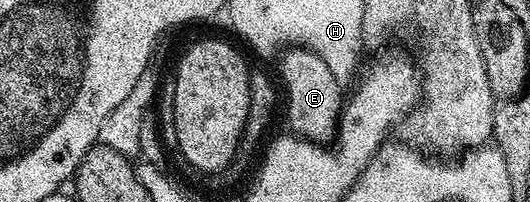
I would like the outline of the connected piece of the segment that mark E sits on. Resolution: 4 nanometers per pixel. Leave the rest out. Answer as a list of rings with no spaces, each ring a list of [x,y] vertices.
[[[294,46],[286,49],[280,58],[281,78],[285,81],[283,110],[285,106],[289,113],[289,126],[293,129],[290,131],[296,137],[307,138],[310,142],[332,143],[343,109],[342,83],[337,82],[335,76],[331,76],[331,68],[327,68],[321,57],[306,47]]]

